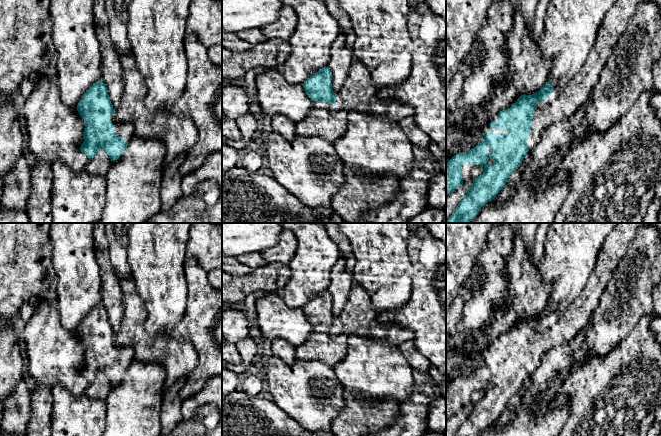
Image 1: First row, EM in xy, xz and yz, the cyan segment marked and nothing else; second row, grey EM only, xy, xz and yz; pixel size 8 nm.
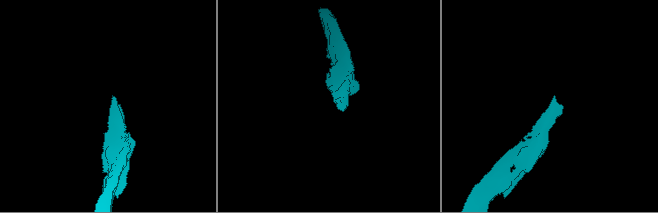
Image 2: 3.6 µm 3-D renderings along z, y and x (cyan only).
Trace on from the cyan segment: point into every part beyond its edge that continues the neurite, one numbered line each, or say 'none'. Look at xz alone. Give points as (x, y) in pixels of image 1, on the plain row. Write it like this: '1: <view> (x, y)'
1: xz (324, 344)

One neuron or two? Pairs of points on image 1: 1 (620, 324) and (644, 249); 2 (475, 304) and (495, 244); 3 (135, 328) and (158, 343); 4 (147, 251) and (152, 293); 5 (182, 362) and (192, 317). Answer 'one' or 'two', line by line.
1: one
2: one
3: one
4: one
5: two

